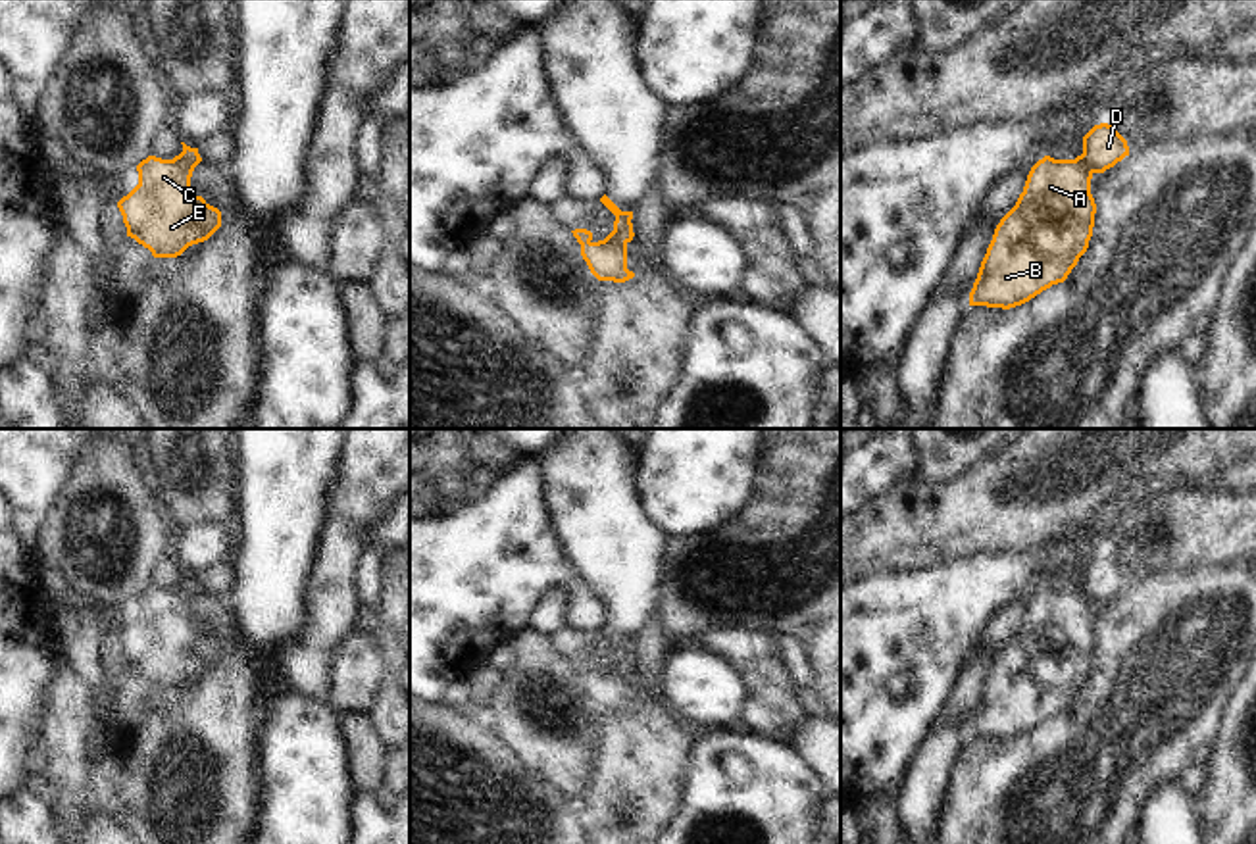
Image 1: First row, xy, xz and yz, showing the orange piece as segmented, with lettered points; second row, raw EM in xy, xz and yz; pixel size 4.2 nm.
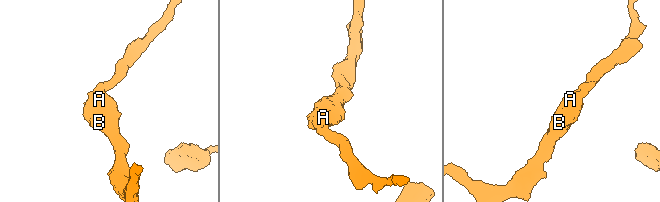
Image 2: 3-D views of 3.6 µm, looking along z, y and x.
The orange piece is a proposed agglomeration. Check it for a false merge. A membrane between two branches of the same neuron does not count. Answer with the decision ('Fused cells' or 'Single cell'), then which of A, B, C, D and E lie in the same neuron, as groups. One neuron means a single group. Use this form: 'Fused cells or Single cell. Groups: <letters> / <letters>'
Single cell. Groups: A B C D E

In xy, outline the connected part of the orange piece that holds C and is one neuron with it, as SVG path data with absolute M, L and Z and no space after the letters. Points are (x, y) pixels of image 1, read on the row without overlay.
M185 573L173 590L148 586L137 596L138 615L117 633L127 667L148 679L154 688L177 688L188 677L208 671L221 658L221 642L190 623L190 608L202 592L198 579Z

